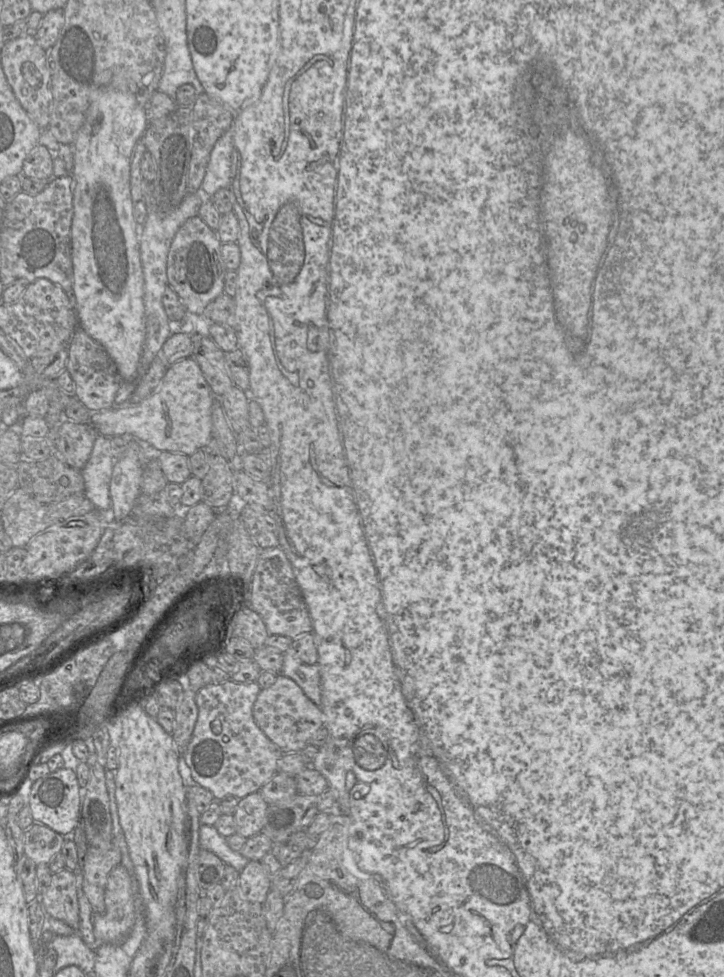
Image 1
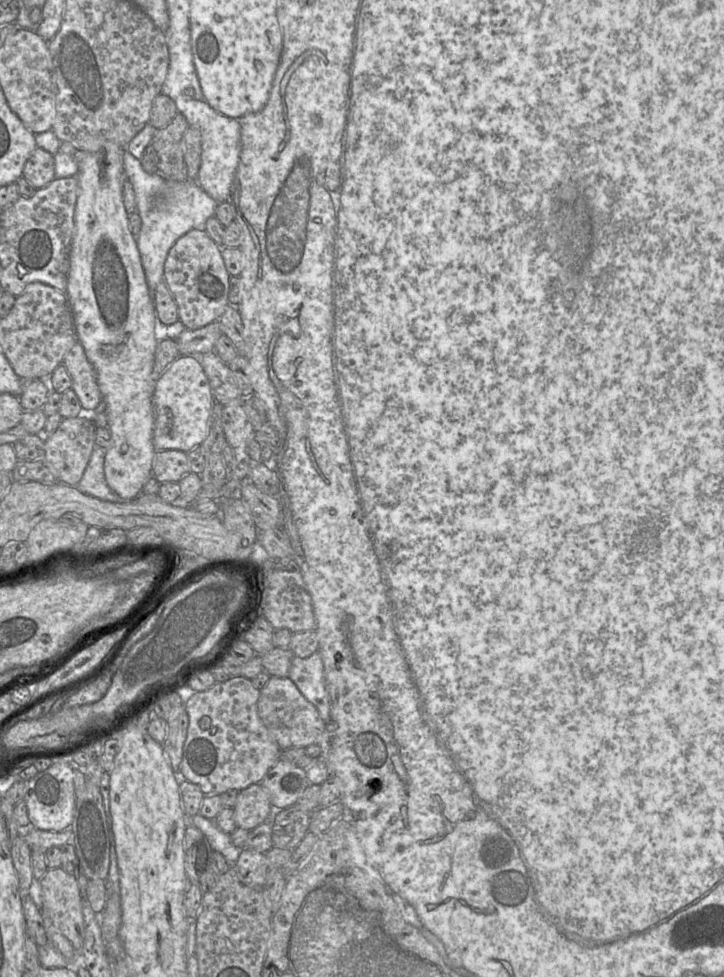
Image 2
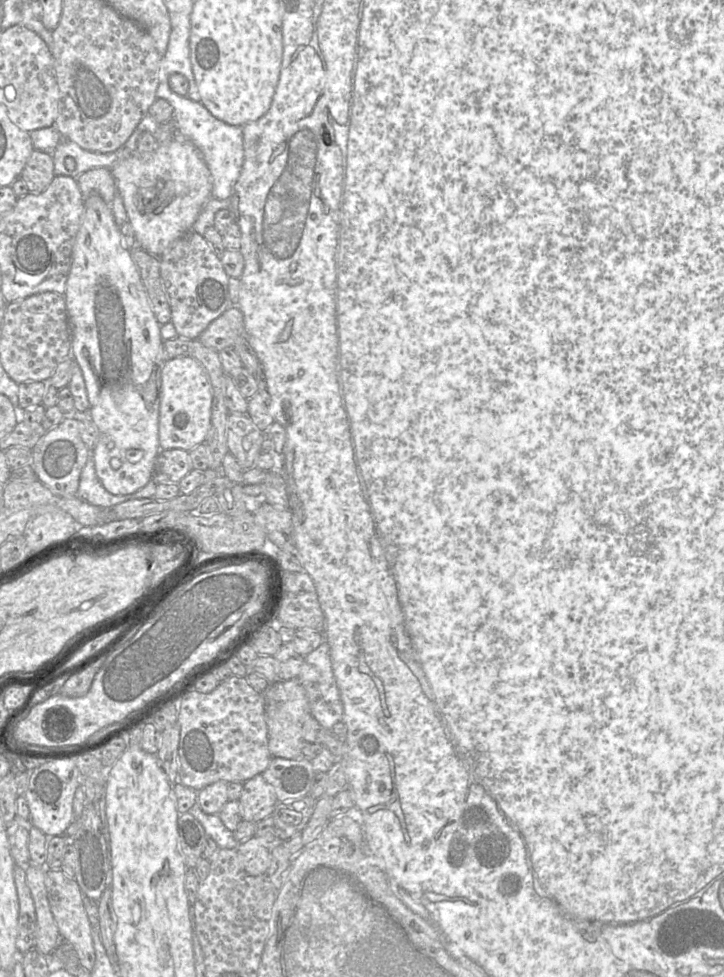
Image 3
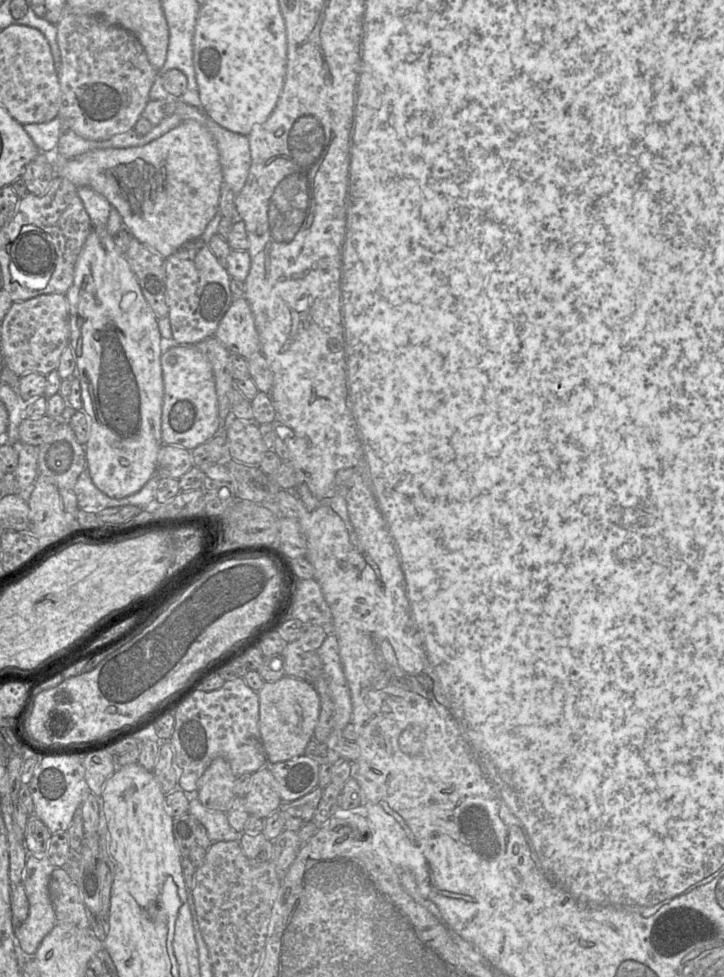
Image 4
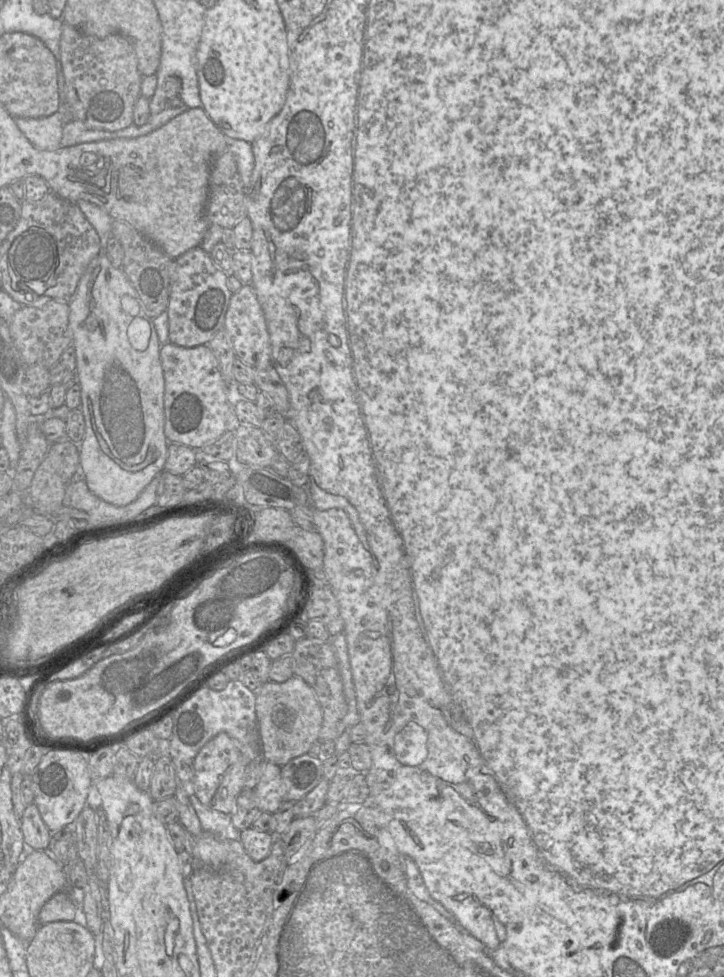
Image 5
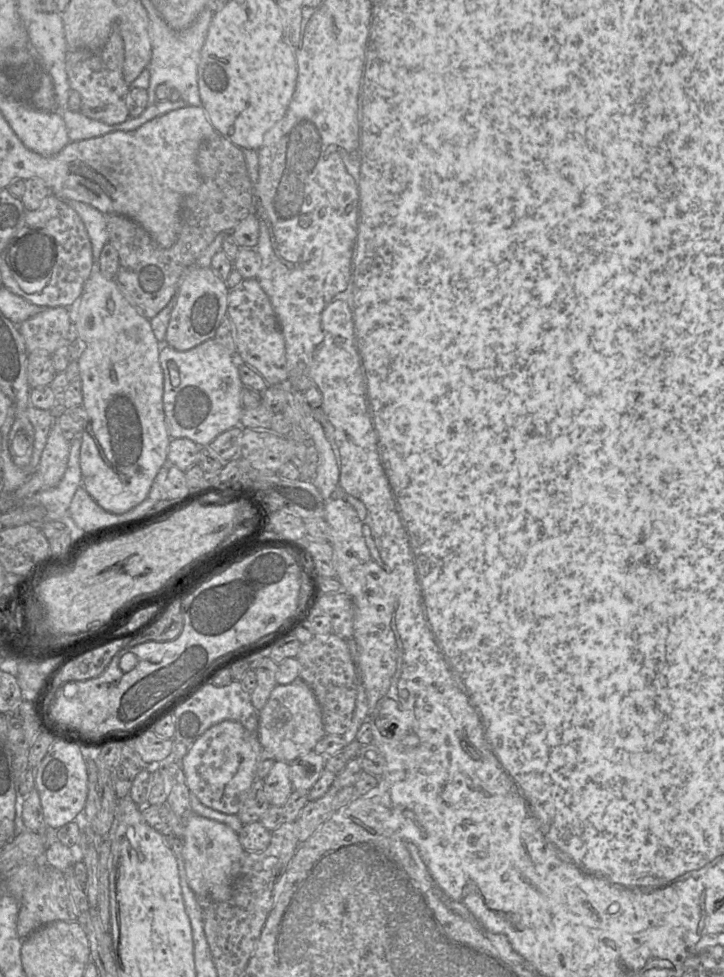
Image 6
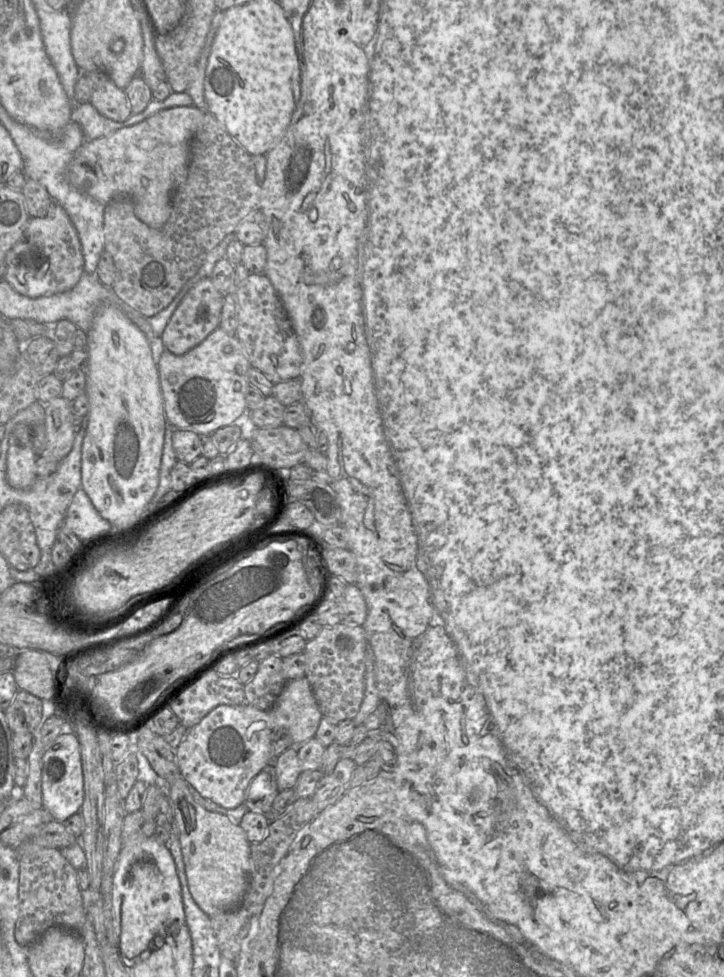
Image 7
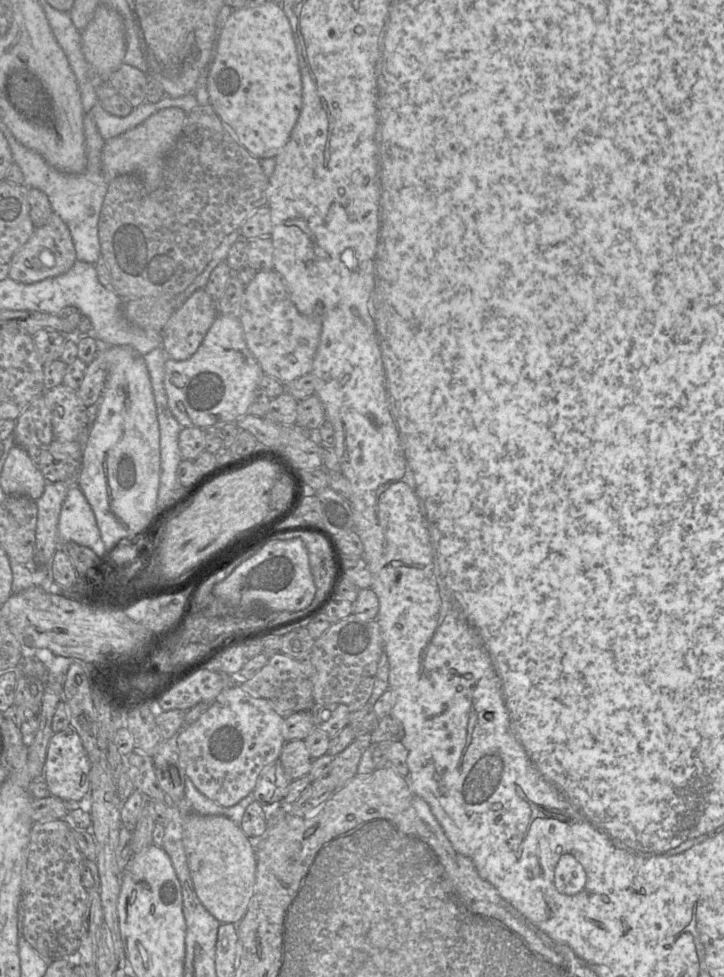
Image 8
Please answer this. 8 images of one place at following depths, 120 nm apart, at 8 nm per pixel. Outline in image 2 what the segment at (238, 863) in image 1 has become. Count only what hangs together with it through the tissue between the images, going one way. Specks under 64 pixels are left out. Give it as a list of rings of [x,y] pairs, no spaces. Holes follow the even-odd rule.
[[[198,813],[191,817],[191,822],[206,836],[214,851],[219,851],[230,865],[235,865],[241,849],[232,843],[230,834],[218,827],[215,819],[205,818]]]

